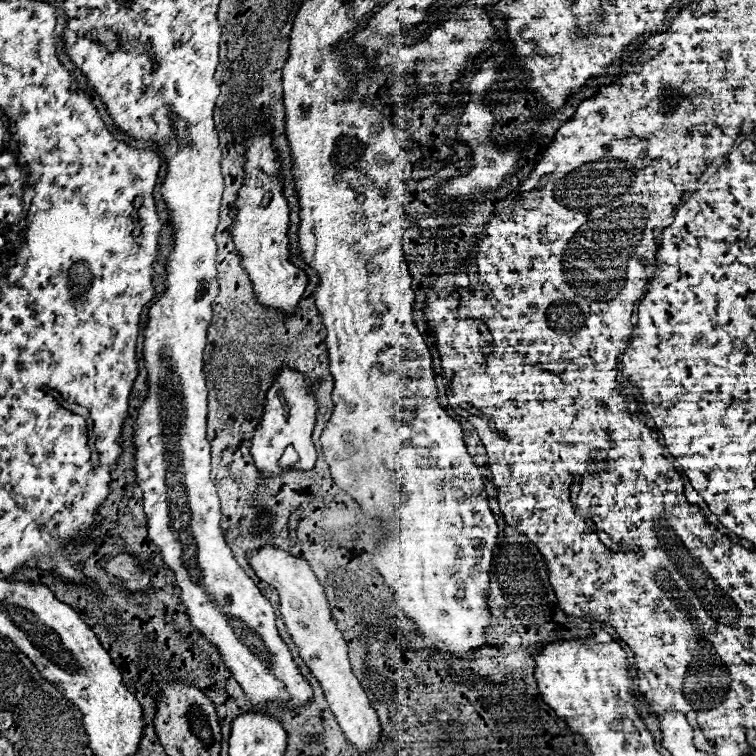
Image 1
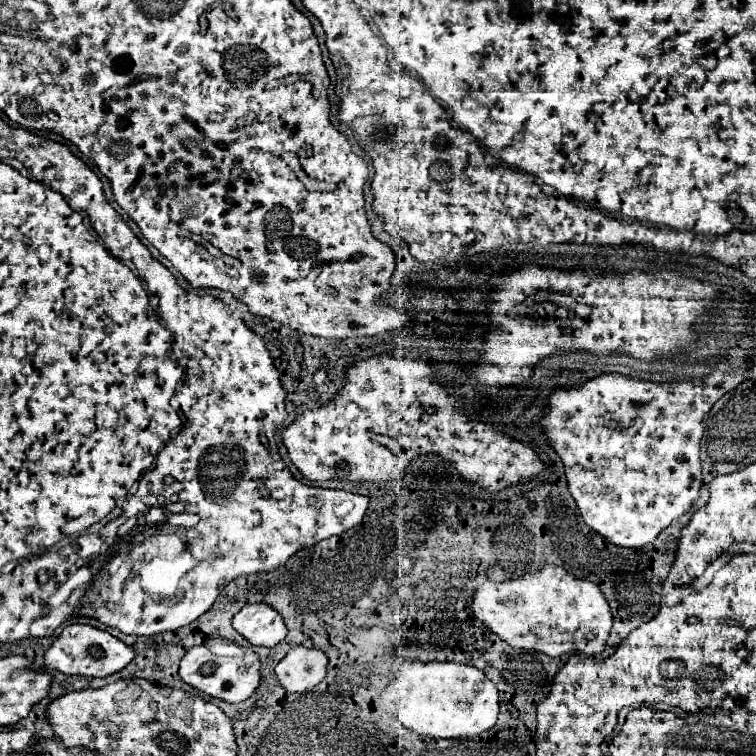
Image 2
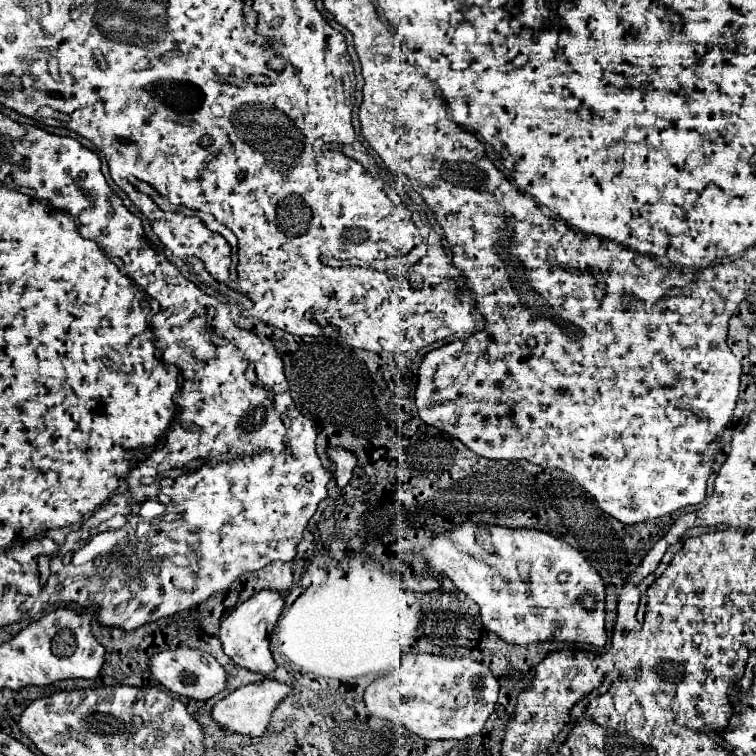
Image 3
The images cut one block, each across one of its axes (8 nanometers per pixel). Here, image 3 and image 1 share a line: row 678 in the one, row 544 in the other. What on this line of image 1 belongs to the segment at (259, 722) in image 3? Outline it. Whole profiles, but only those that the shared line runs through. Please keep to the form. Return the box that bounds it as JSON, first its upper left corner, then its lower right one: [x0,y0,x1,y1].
[246,544,382,754]

